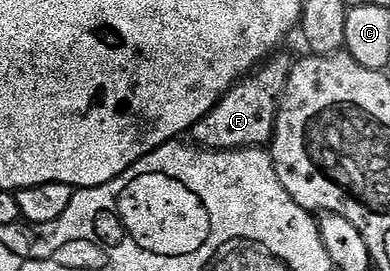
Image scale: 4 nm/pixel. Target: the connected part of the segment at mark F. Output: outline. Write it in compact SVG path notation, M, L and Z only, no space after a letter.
M277 53L256 67L228 93L218 100L218 104L190 131L190 138L195 145L206 150L247 150L264 148L272 141L272 132L276 123L276 109L280 107L280 97L286 88L292 62L286 55Z

